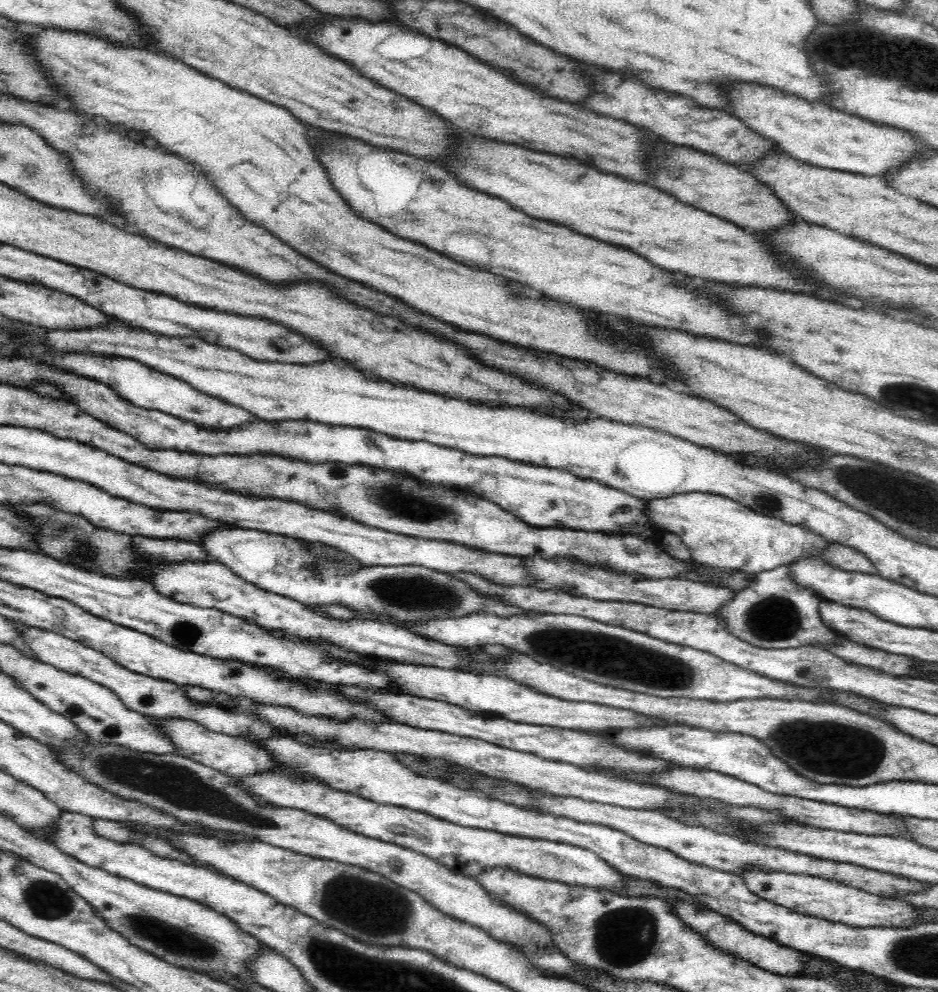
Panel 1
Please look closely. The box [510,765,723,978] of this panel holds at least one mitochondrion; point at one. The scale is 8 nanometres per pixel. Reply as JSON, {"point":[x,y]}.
{"point":[625,937]}

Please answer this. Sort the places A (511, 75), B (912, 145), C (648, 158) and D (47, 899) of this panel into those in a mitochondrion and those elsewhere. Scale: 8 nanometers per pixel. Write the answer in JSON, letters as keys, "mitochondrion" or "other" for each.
{"A":"other","B":"other","C":"other","D":"mitochondrion"}

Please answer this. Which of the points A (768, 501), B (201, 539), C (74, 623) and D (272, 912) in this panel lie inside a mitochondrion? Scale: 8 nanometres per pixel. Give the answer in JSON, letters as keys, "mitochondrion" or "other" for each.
{"A":"mitochondrion","B":"other","C":"other","D":"other"}

